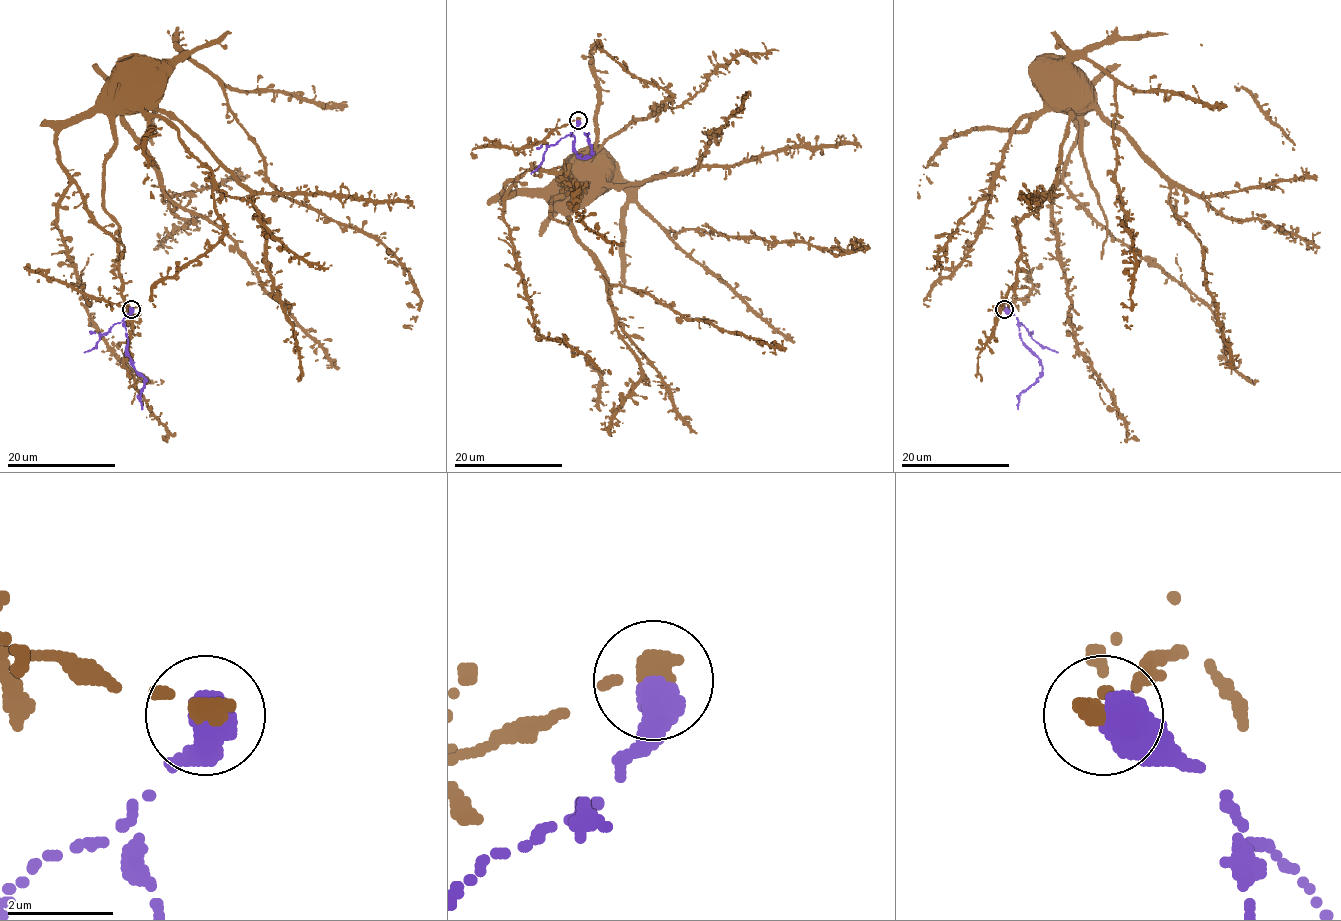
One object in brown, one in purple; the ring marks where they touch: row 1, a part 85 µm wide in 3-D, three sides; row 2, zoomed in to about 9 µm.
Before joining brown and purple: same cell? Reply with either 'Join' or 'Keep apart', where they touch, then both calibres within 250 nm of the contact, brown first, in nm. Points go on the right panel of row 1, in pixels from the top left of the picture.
Keep apart. Place: (1004, 309). Thickness 400 nm (brown) against 600 nm

